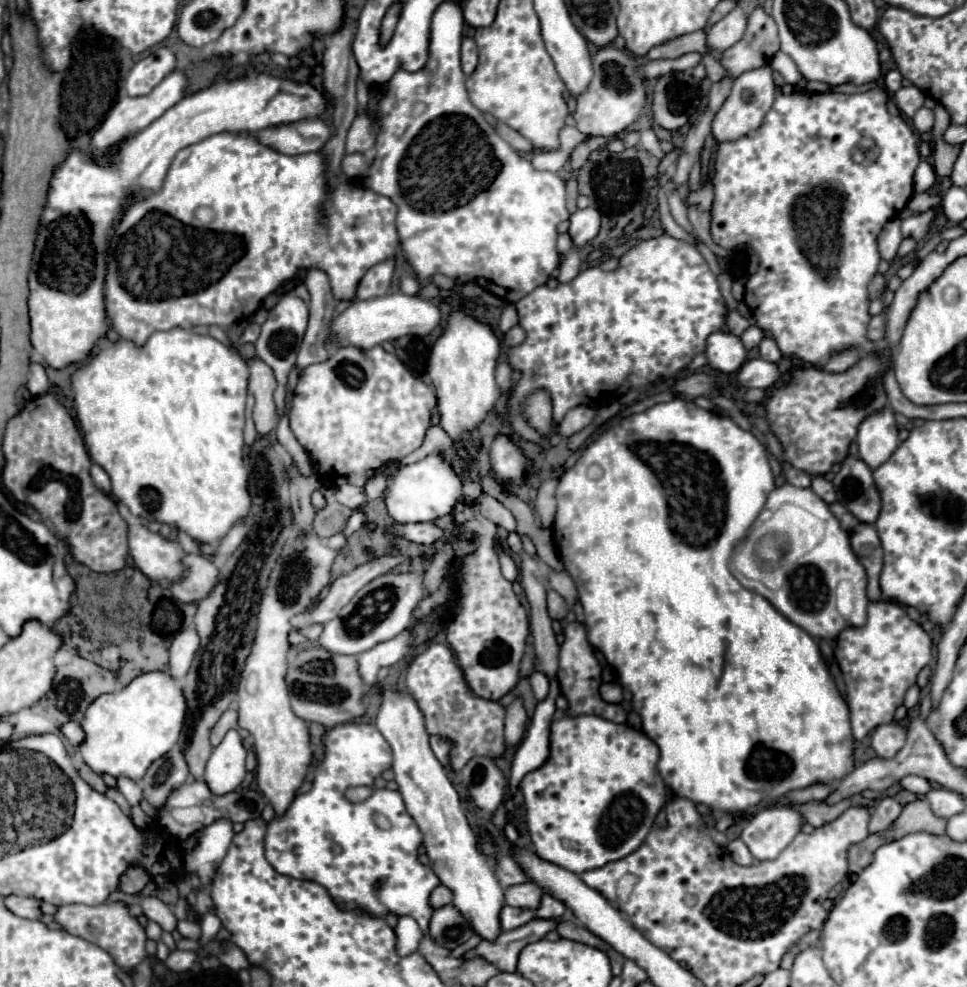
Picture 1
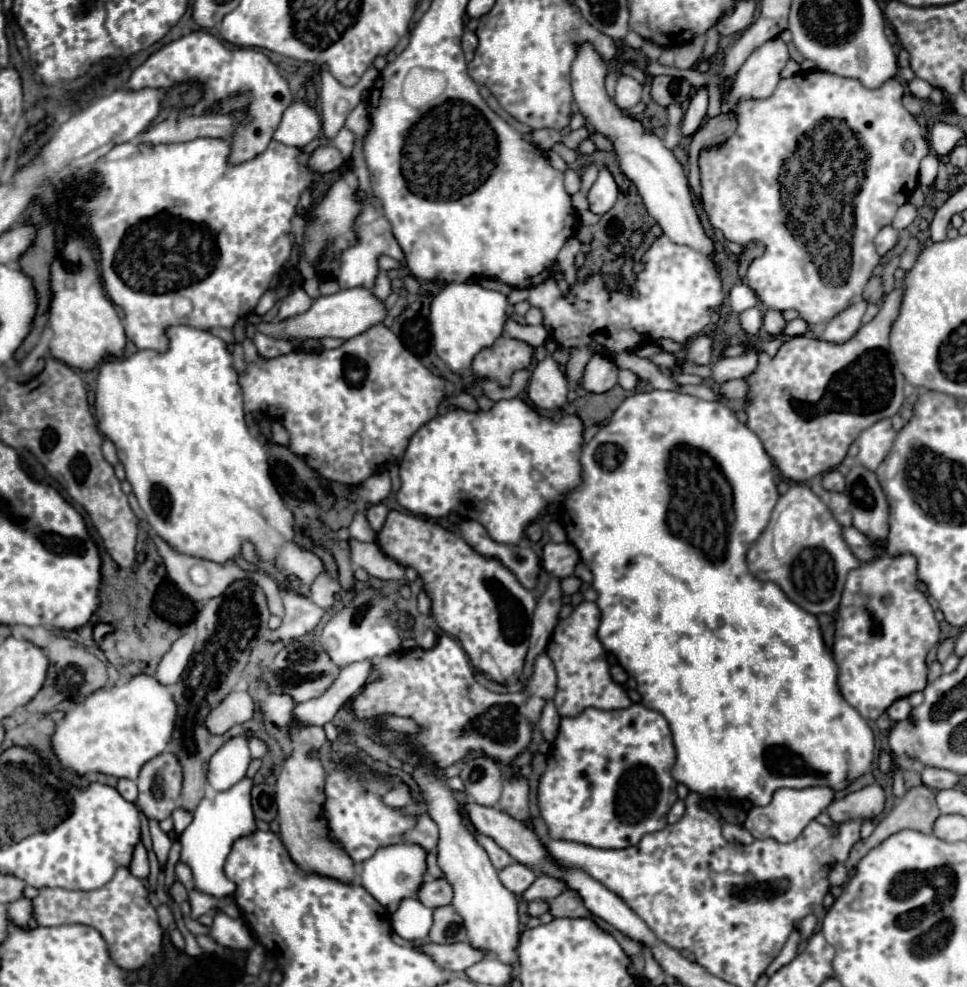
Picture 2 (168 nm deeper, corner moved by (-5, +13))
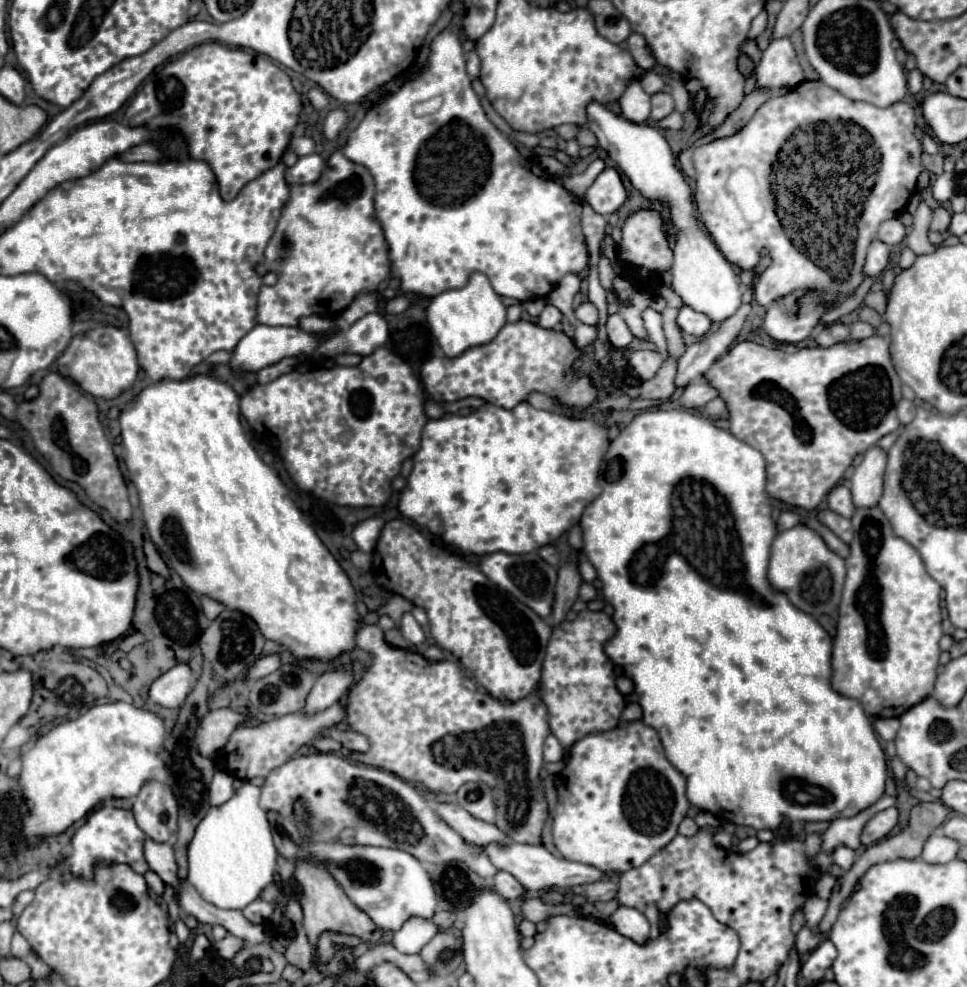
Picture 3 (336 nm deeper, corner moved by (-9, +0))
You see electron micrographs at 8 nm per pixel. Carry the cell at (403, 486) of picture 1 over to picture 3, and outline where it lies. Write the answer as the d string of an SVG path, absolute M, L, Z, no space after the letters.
M519 402L513 410L499 408L495 404L483 404L479 410L471 412L469 416L459 414L445 414L443 418L429 420L423 428L423 440L421 448L413 456L413 470L407 478L407 486L401 492L399 510L405 518L413 520L415 524L427 528L431 534L437 534L441 542L457 550L459 554L475 554L485 556L493 552L507 552L507 554L527 554L533 550L539 550L545 544L555 542L565 530L569 530L573 524L579 522L585 506L593 502L599 496L599 462L603 460L603 454L609 446L609 428L593 418L567 418L561 414L553 414L547 410L537 410L529 402Z

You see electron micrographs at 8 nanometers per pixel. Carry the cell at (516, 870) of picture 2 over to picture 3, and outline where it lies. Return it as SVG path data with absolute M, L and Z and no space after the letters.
M507 872L495 874L495 878L491 878L491 882L493 882L497 894L501 894L507 900L515 900L515 898L521 898L525 894L525 888Z

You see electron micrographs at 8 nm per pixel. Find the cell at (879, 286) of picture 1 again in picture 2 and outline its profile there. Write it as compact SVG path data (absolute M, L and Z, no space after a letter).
M871 277L865 291L863 291L863 299L869 303L879 303L883 299L883 279L881 277Z

